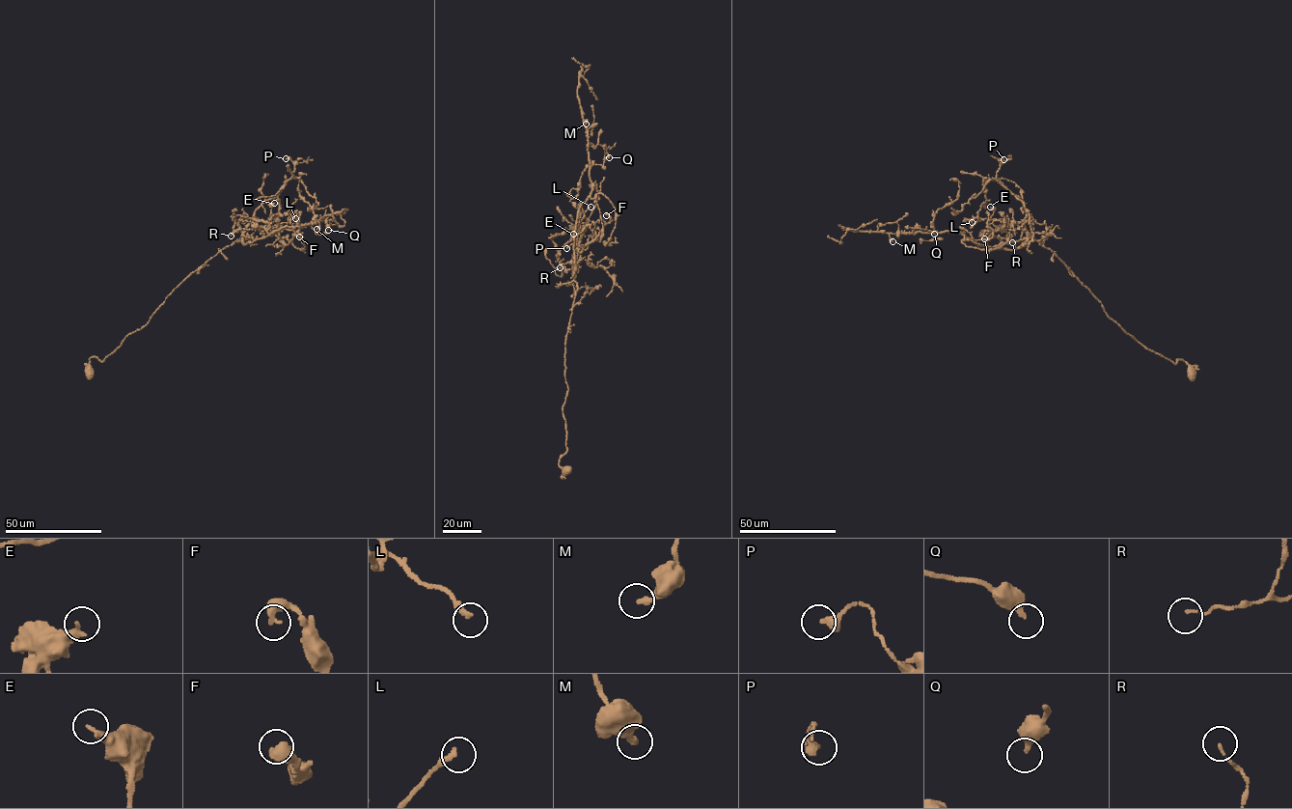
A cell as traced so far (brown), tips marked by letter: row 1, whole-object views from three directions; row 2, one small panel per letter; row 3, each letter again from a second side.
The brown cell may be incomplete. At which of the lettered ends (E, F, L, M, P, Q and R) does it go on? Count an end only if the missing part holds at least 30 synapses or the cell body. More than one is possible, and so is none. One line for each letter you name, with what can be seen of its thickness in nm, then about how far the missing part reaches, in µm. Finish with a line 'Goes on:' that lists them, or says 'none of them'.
Goes on: none of them

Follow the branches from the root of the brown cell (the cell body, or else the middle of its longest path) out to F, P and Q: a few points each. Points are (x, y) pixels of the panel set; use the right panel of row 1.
F: (1192, 373), (1183, 360), (1174, 363), (1126, 333), (1021, 222), (1004, 224), (984, 238)
P: (1192, 373), (1183, 360), (1174, 363), (1126, 333), (1054, 253), (1032, 238), (1022, 201), (996, 178), (1003, 159)
Q: (1192, 373), (1126, 333), (1030, 235), (1012, 249), (960, 232), (913, 231), (934, 234)

